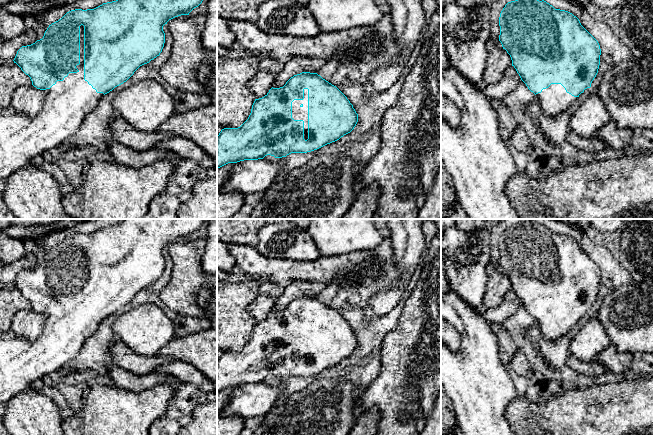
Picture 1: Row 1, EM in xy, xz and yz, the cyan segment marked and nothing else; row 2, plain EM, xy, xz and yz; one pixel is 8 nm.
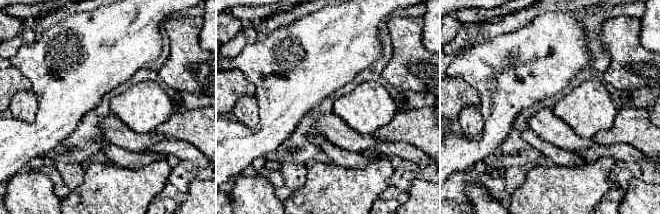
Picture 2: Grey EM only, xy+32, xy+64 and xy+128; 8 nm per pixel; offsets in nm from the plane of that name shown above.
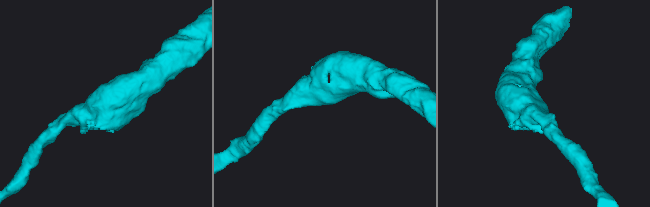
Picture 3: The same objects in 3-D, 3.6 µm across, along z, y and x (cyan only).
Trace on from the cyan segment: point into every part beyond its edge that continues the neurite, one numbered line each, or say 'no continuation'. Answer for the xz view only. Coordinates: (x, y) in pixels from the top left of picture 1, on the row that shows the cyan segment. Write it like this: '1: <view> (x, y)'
1: xz (298, 113)

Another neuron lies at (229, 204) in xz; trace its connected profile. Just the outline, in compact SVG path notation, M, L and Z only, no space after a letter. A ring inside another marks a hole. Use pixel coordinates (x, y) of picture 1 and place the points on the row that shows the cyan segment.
M237 192L217 193L217 219L230 219L233 217L245 204L245 198Z

